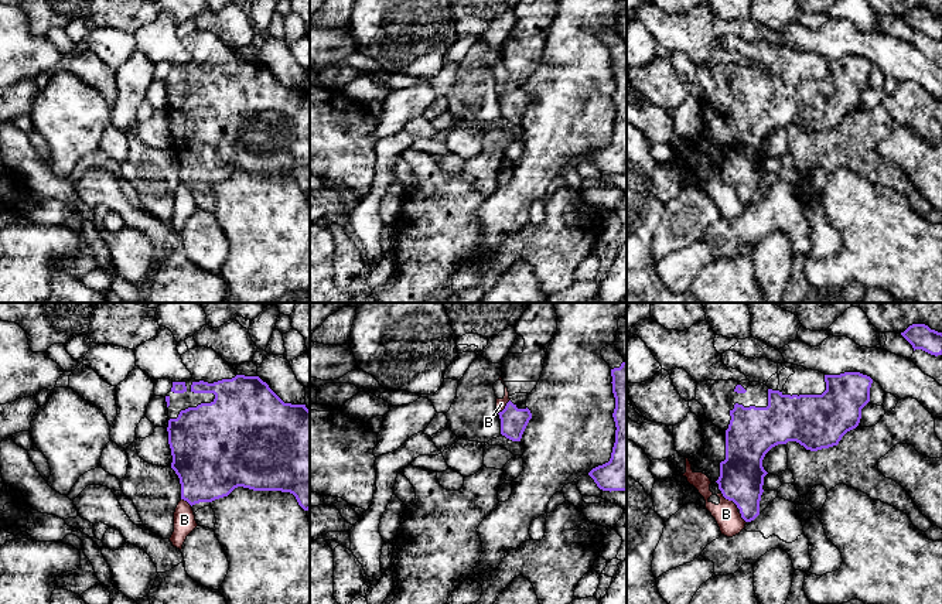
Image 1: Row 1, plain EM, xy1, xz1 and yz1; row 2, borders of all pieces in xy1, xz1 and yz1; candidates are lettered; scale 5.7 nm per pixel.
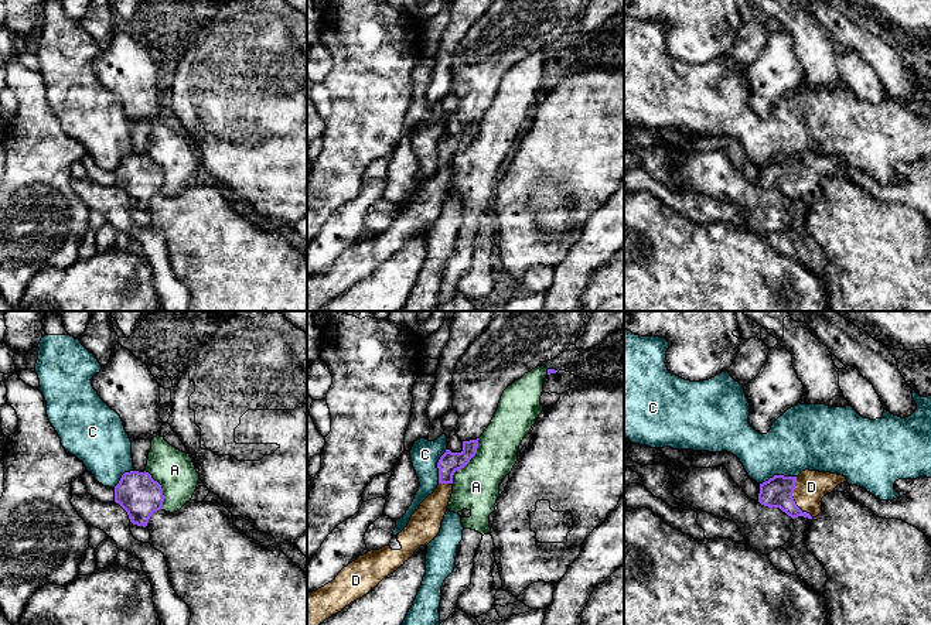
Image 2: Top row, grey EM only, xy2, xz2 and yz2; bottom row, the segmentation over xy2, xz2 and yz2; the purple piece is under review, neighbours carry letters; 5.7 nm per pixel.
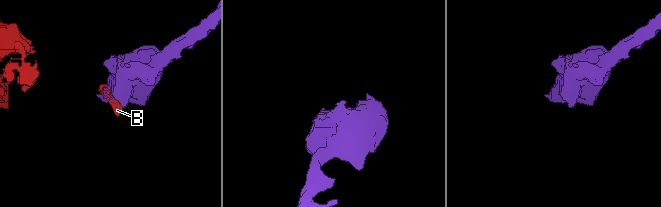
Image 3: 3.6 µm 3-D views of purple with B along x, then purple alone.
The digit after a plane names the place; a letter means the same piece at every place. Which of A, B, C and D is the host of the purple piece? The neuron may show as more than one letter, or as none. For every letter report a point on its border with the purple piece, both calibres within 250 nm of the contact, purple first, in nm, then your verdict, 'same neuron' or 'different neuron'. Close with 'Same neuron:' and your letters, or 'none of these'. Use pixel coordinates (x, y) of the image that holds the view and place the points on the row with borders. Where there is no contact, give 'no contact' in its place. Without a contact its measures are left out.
A: xz2 (467, 463) | 120/260 nm | different neuron
B: yz1 (730, 500) | 260/140 nm | different neuron
C: yz2 (777, 475) | 180/360 nm | different neuron
D: yz2 (793, 499) | 180/180 nm | same neuron
Same neuron: D

